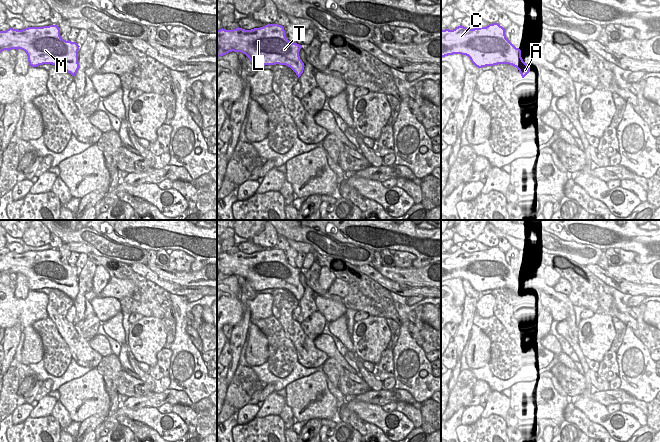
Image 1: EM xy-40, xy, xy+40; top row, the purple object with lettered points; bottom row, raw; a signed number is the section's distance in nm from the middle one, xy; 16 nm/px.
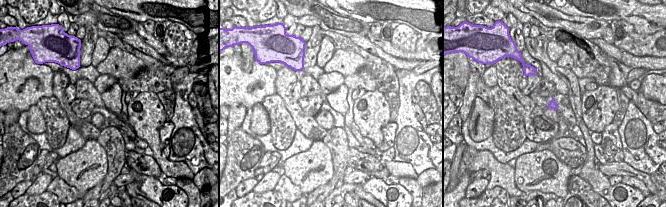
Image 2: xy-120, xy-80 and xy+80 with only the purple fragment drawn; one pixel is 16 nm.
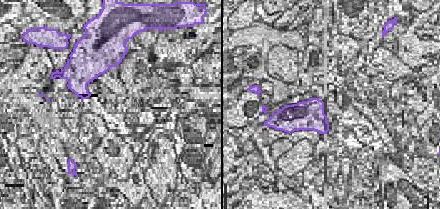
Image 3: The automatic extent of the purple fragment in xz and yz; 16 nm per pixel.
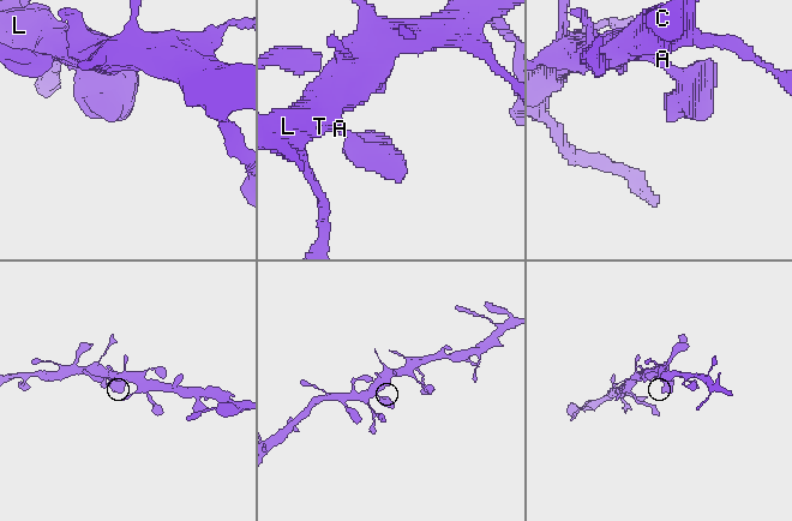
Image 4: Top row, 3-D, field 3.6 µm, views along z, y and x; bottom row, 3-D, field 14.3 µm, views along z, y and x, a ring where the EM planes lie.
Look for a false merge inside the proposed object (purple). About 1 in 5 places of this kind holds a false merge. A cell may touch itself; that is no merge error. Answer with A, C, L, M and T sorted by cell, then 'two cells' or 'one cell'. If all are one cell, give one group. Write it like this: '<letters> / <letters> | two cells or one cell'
A C L M T | one cell

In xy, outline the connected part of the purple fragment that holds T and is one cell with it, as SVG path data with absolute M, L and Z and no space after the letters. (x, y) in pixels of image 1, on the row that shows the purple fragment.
M267 24L260 28L245 30L217 30L217 57L229 52L245 54L256 67L265 65L286 65L298 76L304 70L299 51L302 45L290 42L285 36L284 27Z

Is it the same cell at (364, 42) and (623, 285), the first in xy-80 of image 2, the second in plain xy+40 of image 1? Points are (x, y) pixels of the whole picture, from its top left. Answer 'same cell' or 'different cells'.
same cell

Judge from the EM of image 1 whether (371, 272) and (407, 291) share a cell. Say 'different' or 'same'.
same

